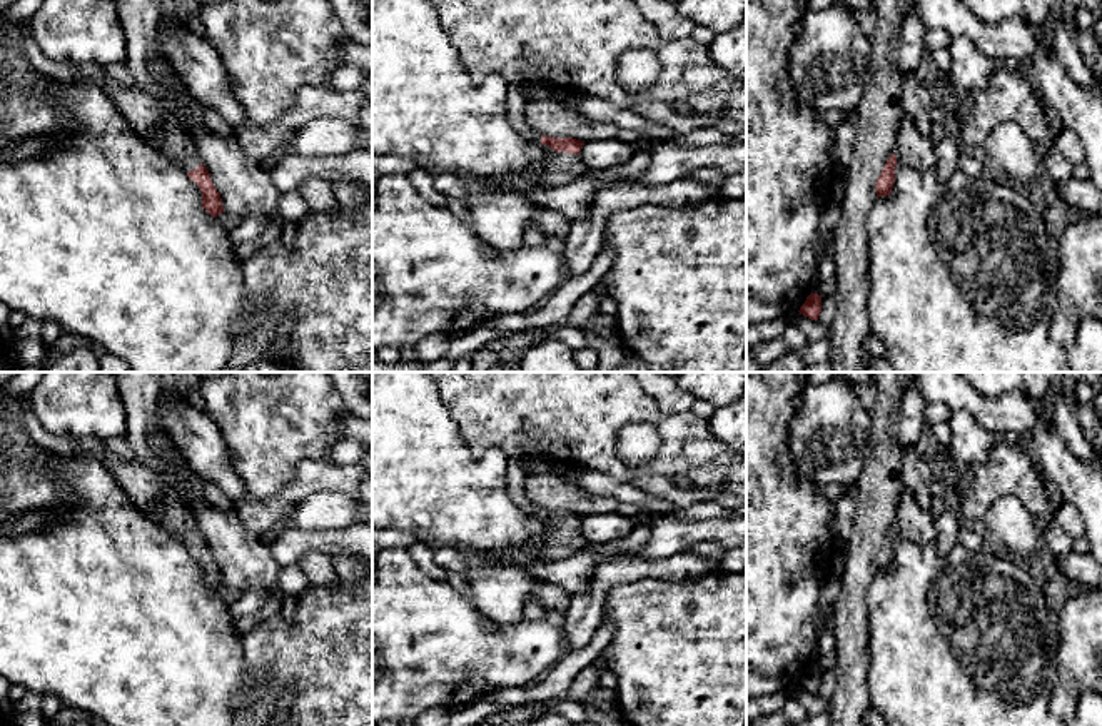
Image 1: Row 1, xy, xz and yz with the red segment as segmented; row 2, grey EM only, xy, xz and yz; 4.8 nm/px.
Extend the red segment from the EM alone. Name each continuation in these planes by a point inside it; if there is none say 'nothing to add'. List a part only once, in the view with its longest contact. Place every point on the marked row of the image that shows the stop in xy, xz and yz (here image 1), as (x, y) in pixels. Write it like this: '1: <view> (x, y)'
1: xz (560, 167)

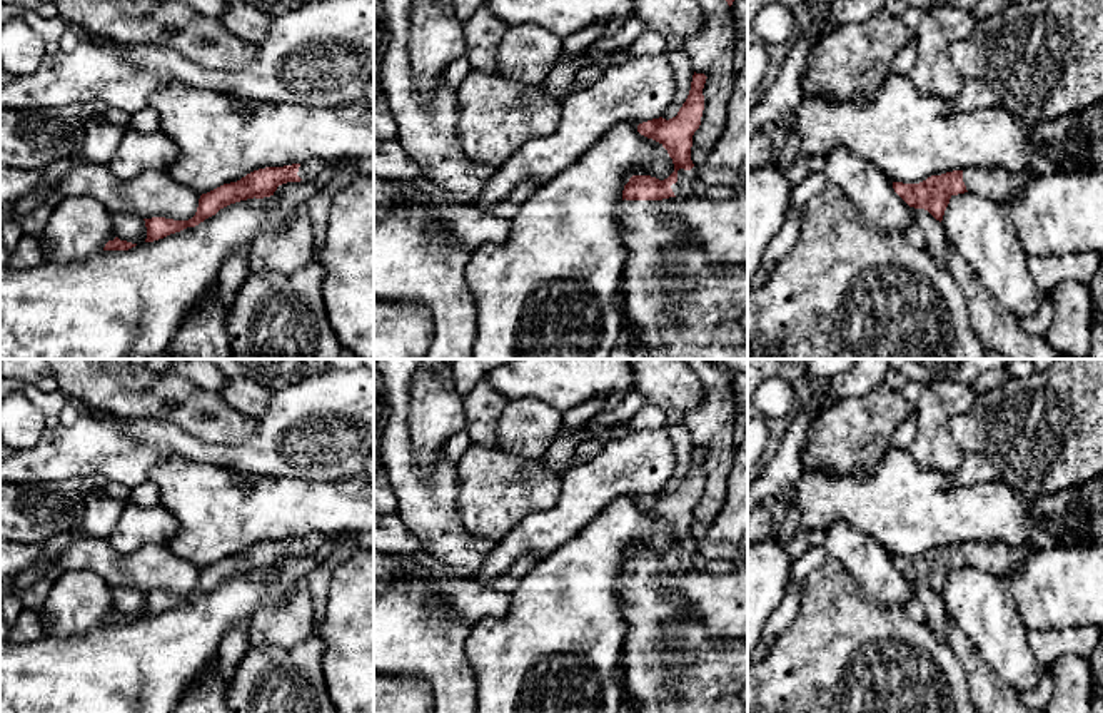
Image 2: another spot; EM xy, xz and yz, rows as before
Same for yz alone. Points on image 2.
1: yz (1072, 142)

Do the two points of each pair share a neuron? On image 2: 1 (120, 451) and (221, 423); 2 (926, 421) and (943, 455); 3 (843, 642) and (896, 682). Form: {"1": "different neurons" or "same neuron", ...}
{"1": "different neurons", "2": "same neuron", "3": "same neuron"}

